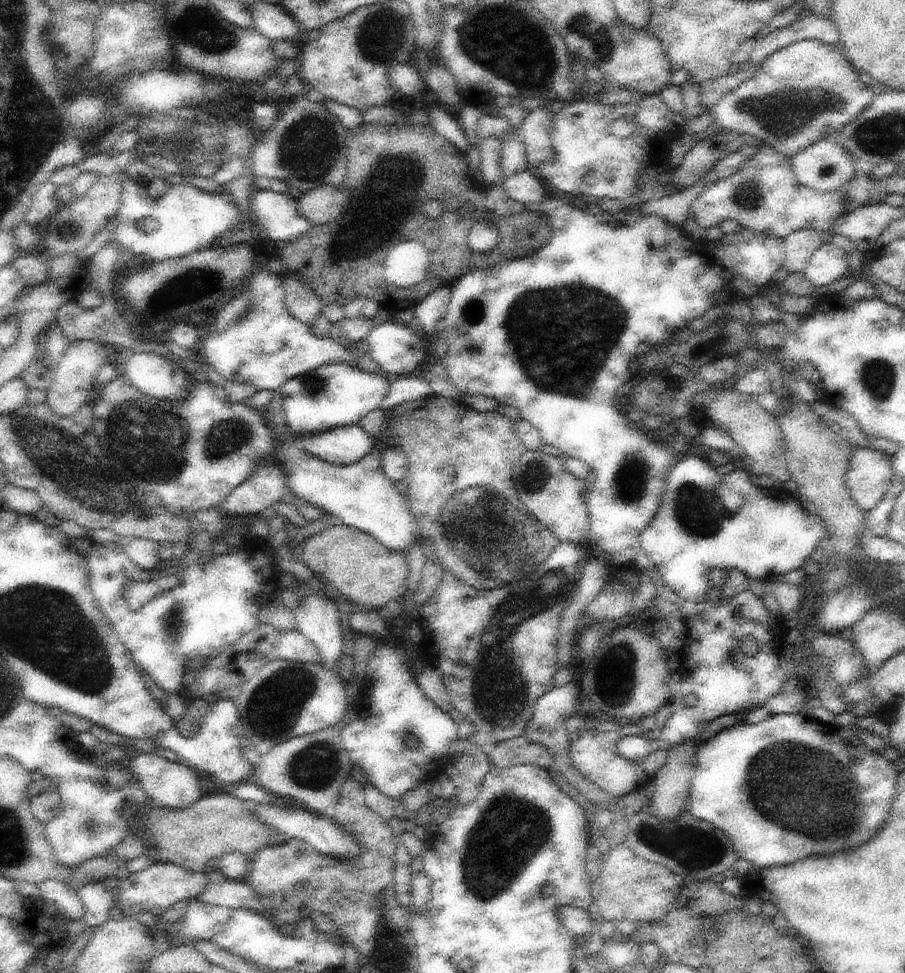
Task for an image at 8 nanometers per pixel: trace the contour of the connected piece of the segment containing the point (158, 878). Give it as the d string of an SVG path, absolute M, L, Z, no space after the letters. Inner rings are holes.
M152 863L144 870L130 873L124 880L120 880L119 908L126 917L138 917L142 912L152 912L156 916L161 916L180 900L198 899L208 881L208 872L189 871L176 863Z

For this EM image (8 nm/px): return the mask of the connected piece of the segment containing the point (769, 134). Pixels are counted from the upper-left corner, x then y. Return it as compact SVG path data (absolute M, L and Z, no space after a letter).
M803 40L772 53L761 64L754 77L725 94L708 111L712 116L712 123L724 131L750 134L779 153L792 158L819 140L837 135L872 104L875 94L868 85L860 81L860 74L840 45L828 44L821 40Z

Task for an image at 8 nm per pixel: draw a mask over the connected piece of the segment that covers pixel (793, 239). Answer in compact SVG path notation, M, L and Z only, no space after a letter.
M813 228L802 229L789 234L784 239L786 270L804 272L816 249L823 242L823 232Z

